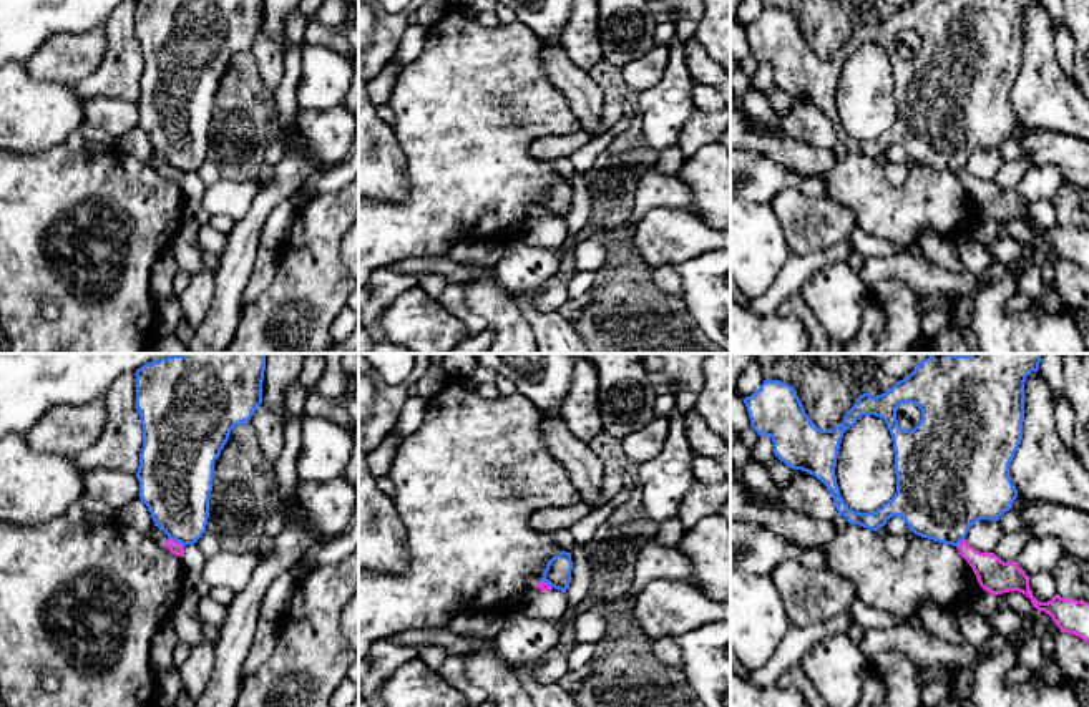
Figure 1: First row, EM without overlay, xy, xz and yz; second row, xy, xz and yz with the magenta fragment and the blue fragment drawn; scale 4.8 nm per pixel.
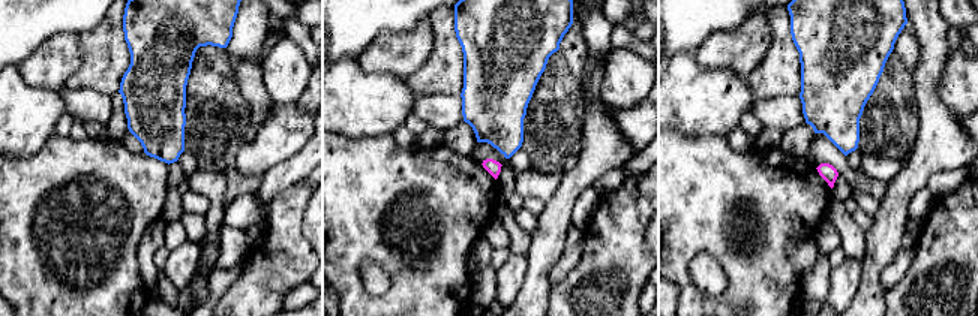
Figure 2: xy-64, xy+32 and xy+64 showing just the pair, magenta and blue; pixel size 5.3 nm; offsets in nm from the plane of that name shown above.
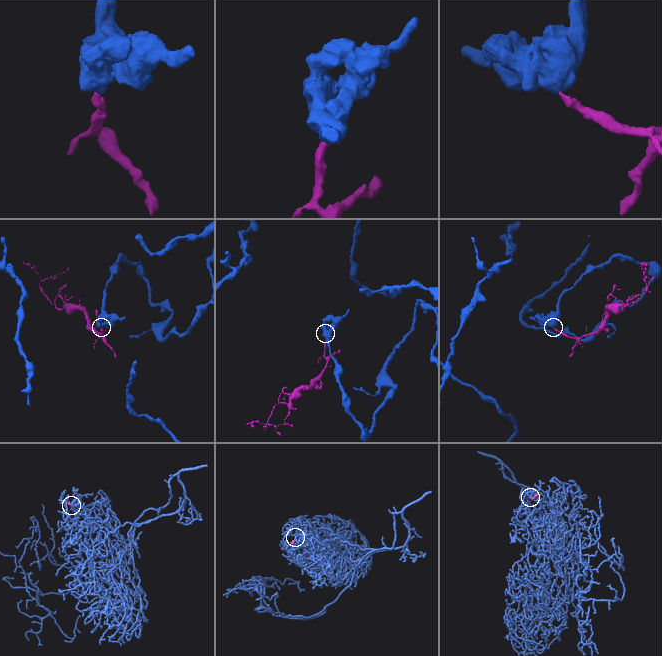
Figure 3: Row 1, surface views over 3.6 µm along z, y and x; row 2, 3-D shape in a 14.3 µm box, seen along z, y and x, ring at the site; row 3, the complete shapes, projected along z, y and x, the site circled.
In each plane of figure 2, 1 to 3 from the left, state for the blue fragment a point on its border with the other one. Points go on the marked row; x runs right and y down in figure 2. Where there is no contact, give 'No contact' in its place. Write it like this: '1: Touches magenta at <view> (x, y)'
1: No contact
2: No contact
3: No contact

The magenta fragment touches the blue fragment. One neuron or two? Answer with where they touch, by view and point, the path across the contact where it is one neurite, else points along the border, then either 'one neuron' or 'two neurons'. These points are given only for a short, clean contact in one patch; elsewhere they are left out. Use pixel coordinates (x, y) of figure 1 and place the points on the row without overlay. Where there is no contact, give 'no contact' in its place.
meets magenta in xy at (176, 170); border along xy (168, 166), (183, 175); two neurons

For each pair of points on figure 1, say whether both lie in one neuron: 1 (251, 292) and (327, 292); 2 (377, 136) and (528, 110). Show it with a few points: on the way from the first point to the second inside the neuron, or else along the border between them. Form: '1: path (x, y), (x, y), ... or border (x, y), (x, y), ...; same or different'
1: border (279, 258), (273, 281), (251, 302), (243, 306); different
2: border (390, 126), (404, 153), (407, 170); different

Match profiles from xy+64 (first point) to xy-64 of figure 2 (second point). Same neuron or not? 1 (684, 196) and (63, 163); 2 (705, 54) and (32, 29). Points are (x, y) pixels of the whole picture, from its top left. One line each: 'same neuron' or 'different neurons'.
1: same neuron
2: different neurons

